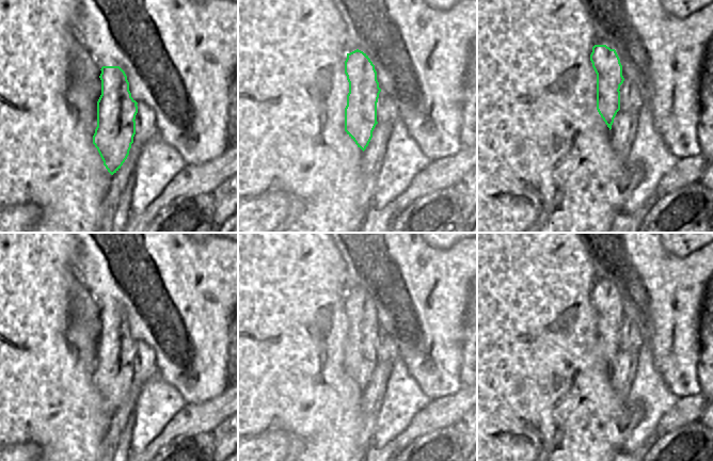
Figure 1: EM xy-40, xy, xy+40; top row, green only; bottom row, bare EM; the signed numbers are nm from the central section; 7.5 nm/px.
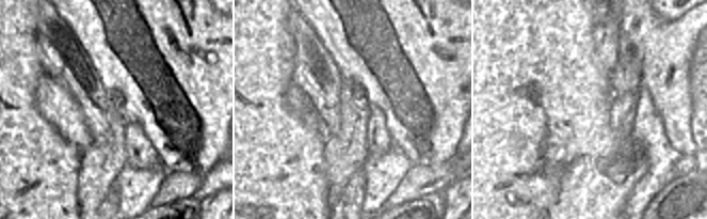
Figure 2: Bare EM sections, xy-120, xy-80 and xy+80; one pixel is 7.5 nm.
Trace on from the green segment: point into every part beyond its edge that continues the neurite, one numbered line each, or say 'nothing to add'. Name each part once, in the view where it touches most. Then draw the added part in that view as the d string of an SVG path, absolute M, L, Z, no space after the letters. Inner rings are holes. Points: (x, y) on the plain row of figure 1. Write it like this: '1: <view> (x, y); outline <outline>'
nothing to add

